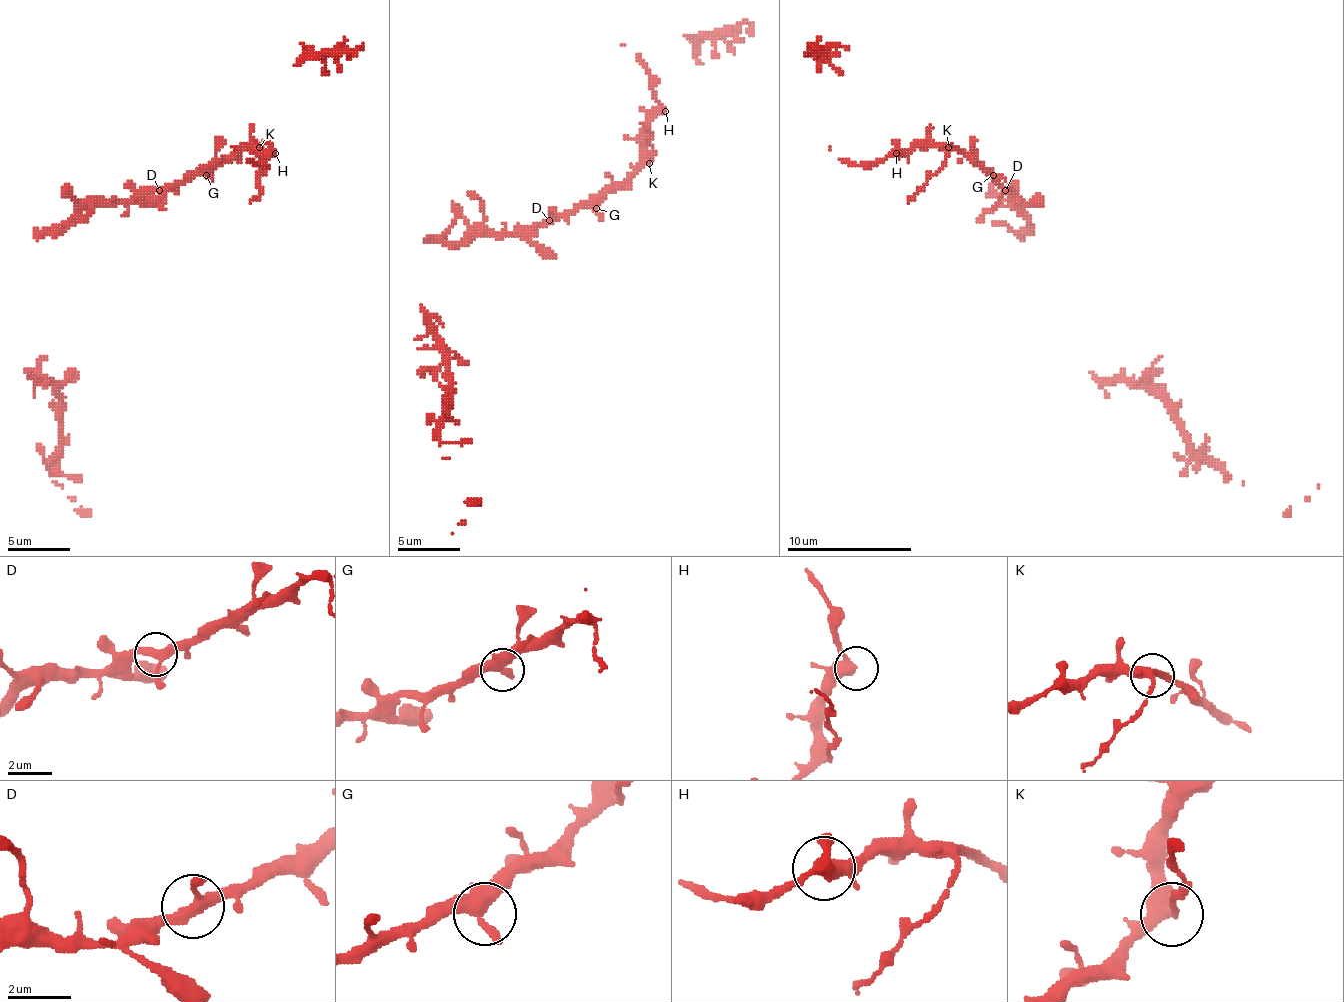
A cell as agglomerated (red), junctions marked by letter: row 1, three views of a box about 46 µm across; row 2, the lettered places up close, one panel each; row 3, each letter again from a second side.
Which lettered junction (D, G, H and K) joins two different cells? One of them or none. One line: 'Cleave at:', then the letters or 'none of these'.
Cleave at: K

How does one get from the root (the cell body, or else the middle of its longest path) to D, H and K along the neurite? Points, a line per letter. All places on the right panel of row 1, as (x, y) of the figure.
D: (1027, 225), (1027, 215), (1021, 209), (1021, 203), (1005, 190)
H: (1027, 225), (1027, 215), (1021, 209), (1021, 203), (993, 175), (961, 153), (949, 147), (911, 147), (896, 153)
K: (1027, 225), (1027, 215), (1021, 209), (1021, 203), (999, 181), (961, 150), (949, 147)

